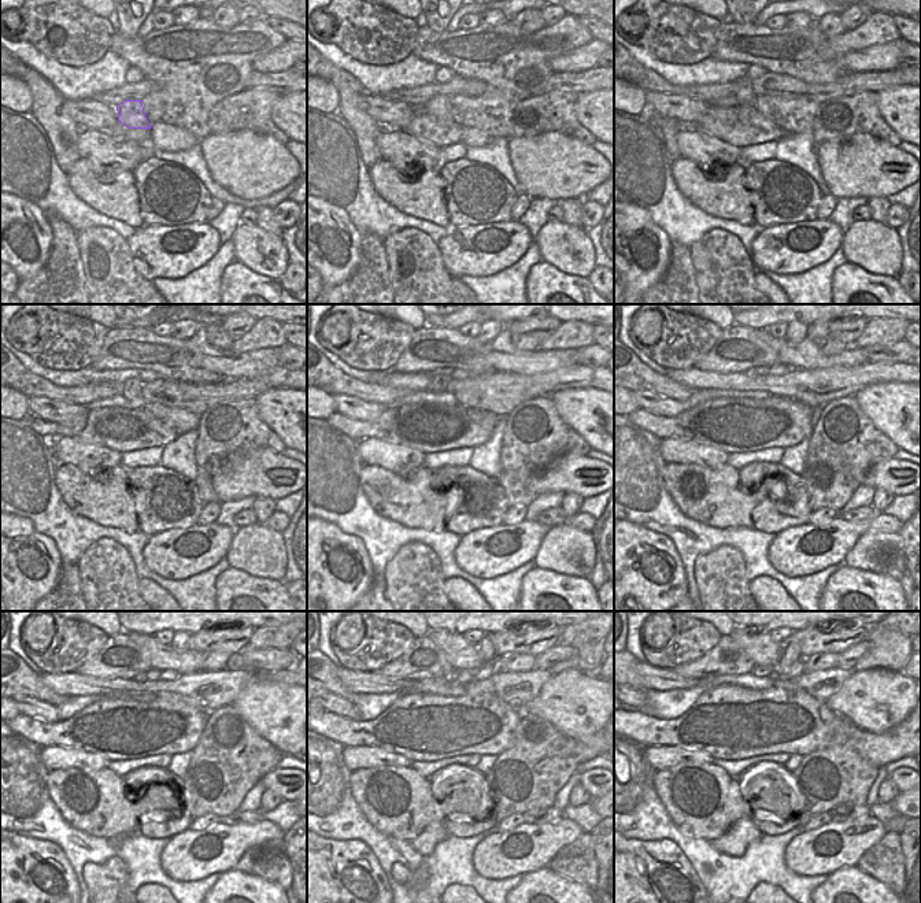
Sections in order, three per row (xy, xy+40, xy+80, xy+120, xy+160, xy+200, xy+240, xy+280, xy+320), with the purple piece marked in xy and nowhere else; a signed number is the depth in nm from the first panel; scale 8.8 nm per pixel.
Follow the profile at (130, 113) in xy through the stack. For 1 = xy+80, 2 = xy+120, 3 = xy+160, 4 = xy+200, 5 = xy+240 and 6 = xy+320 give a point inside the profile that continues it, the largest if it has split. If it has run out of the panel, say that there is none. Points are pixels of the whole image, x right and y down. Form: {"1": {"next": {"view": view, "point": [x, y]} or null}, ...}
{"1": {"next": {"view": "xy+80", "point": [744, 93]}}, "2": {"next": {"view": "xy+120", "point": [132, 388]}}, "3": {"next": {"view": "xy+160", "point": [439, 382]}}, "4": {"next": {"view": "xy+200", "point": [751, 372]}}, "5": {"next": {"view": "xy+240", "point": [141, 677]}}, "6": {"next": {"view": "xy+320", "point": [758, 670]}}}

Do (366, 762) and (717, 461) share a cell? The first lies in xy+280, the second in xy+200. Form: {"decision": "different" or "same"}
{"decision": "same"}

